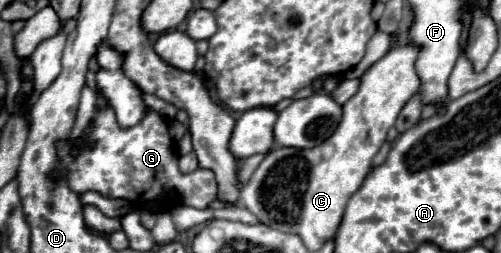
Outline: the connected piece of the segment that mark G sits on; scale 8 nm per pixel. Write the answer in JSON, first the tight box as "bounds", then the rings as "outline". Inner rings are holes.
{"bounds":[56,106,218,210],"outline":[[[96,106],[94,118],[84,128],[84,132],[76,140],[58,140],[56,142],[58,152],[58,164],[56,168],[68,170],[68,186],[76,194],[84,194],[88,190],[94,190],[106,198],[122,198],[128,202],[140,202],[140,200],[180,200],[178,204],[192,206],[198,210],[206,210],[214,200],[218,200],[218,184],[212,170],[198,168],[190,174],[180,172],[178,168],[178,152],[174,146],[174,138],[170,136],[168,122],[164,116],[160,116],[156,110],[146,110],[144,118],[130,128],[120,128],[116,122],[116,116],[110,106]],[[72,150],[78,150],[76,156],[72,156]]]}

